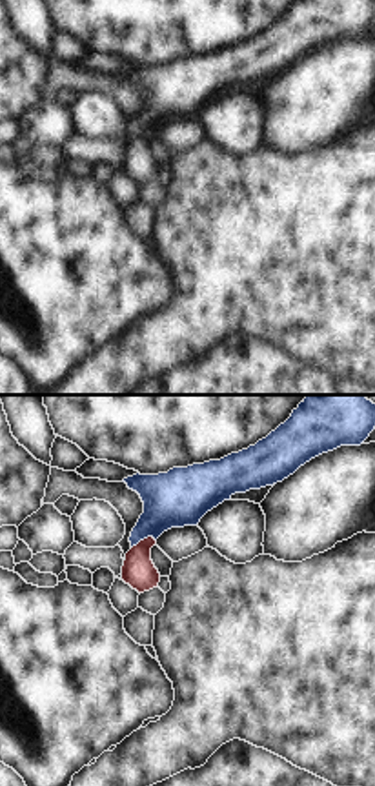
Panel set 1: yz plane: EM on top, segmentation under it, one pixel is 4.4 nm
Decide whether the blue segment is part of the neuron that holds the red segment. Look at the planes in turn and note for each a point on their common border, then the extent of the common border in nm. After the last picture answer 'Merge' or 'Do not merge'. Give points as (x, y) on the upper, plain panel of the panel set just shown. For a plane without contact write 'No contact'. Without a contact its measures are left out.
Touches red at (144, 131). Shared border 120 nm.

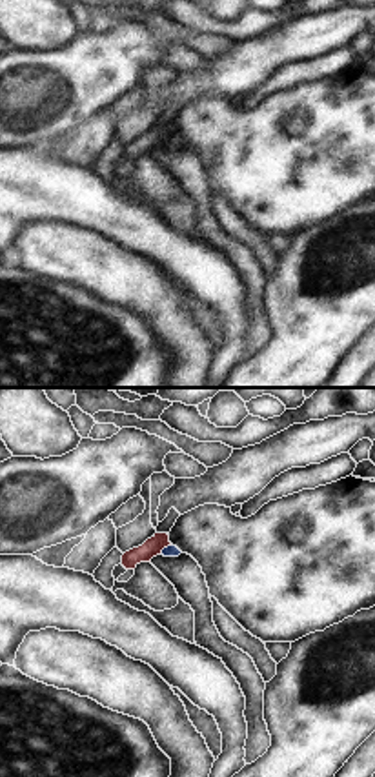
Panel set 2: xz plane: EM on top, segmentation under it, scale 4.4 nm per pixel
Touches red at (164, 139). Shared border 80 nm.

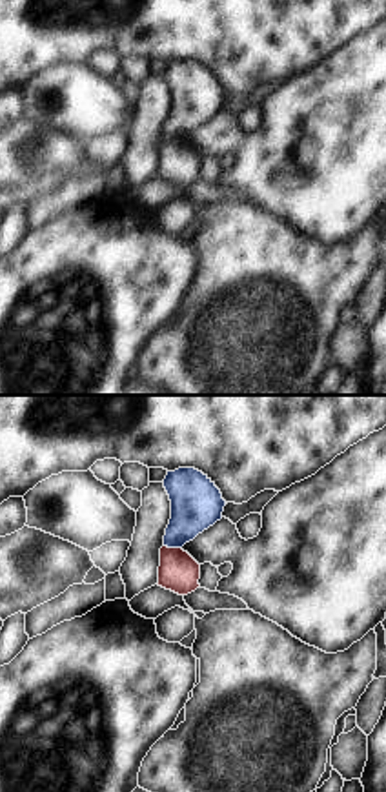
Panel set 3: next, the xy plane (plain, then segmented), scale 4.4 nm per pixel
Touches red at (173, 141). Shared border 80 nm.

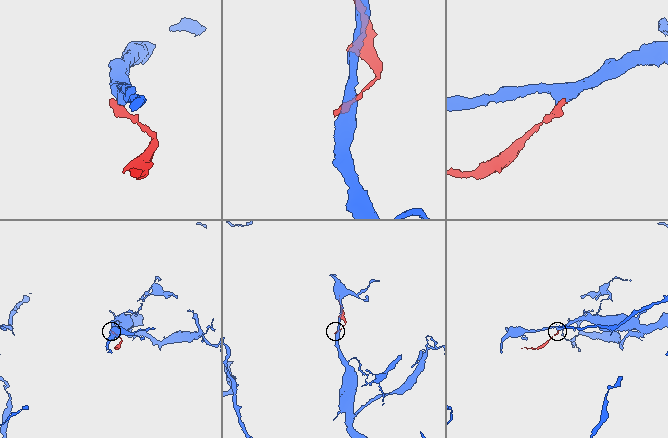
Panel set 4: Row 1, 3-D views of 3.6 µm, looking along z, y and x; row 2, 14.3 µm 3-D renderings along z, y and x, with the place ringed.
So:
Do not merge.

